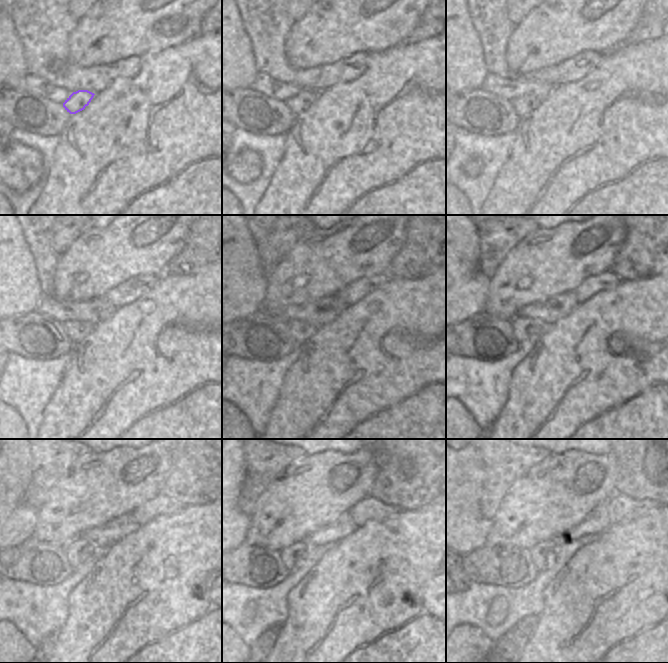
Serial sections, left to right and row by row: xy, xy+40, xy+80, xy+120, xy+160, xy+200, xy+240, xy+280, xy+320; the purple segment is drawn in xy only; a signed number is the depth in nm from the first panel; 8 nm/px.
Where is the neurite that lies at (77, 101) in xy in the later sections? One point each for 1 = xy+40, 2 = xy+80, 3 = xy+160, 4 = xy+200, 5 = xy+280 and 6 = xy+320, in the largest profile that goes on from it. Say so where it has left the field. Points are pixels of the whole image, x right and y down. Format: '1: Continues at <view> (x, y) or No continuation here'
1: Continues at xy+40 (301, 102)
2: Continues at xy+80 (524, 105)
3: Continues at xy+160 (300, 330)
4: Continues at xy+200 (523, 328)
5: Continues at xy+280 (301, 549)
6: Continues at xy+320 (539, 551).

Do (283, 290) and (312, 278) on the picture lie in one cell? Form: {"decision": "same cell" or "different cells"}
{"decision": "same cell"}

